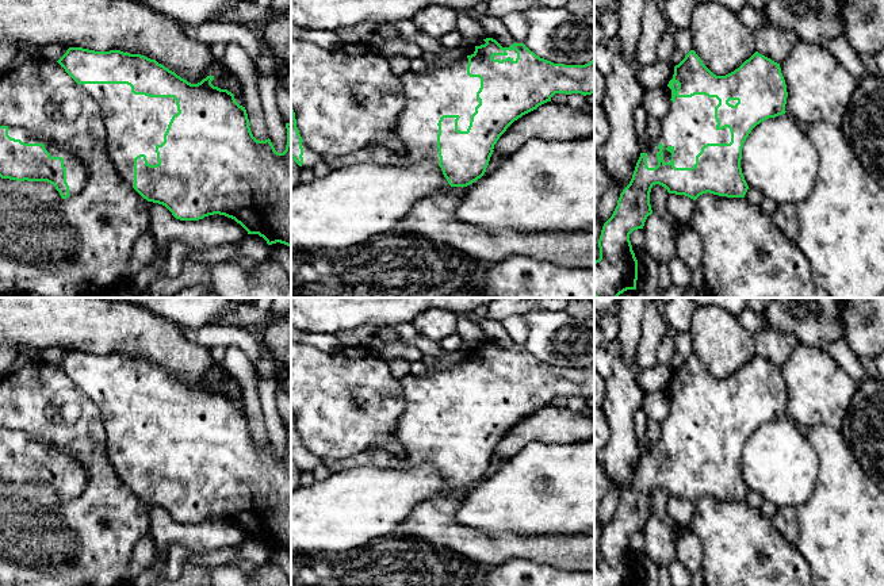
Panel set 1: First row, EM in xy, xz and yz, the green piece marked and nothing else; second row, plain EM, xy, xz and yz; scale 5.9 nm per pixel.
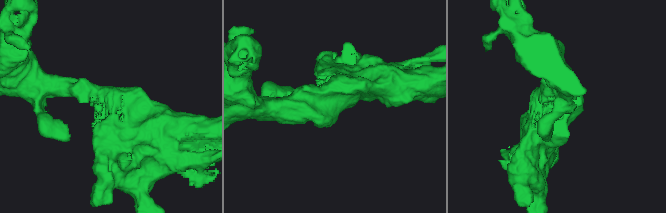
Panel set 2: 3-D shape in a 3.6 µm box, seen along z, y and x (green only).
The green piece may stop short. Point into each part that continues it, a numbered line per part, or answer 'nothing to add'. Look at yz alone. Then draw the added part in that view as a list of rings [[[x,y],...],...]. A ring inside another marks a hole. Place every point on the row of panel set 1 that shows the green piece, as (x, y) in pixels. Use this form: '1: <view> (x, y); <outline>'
1: yz (689, 125); [[[694,95],[692,97],[677,97],[669,103],[669,112],[661,119],[661,135],[653,141],[647,150],[647,166],[658,165],[658,145],[663,145],[663,161],[674,161],[676,168],[692,168],[696,156],[707,143],[730,143],[728,127],[716,129],[715,107],[716,97]]]

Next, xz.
1: xz (437, 91); [[[475,46],[470,47],[467,55],[452,65],[430,65],[424,72],[409,70],[399,77],[403,87],[405,107],[397,118],[393,134],[402,142],[402,152],[394,152],[389,146],[372,143],[345,156],[325,157],[313,152],[305,142],[302,142],[302,168],[313,168],[319,162],[328,164],[332,169],[340,169],[342,166],[355,165],[360,162],[374,162],[395,166],[412,165],[418,162],[435,162],[439,165],[440,157],[437,149],[437,123],[440,118],[443,115],[459,115],[460,118],[458,120],[458,130],[467,131],[471,115],[475,112],[475,107],[479,104],[479,100],[477,99],[477,92],[481,88],[481,78],[470,77],[467,74],[467,57],[474,54],[474,51]]]

